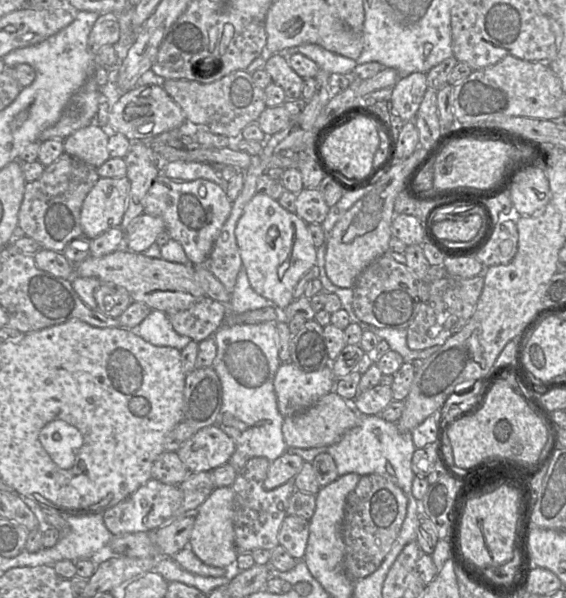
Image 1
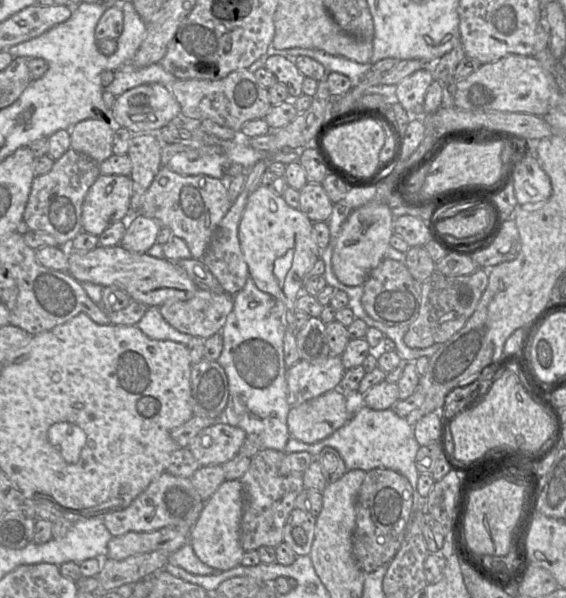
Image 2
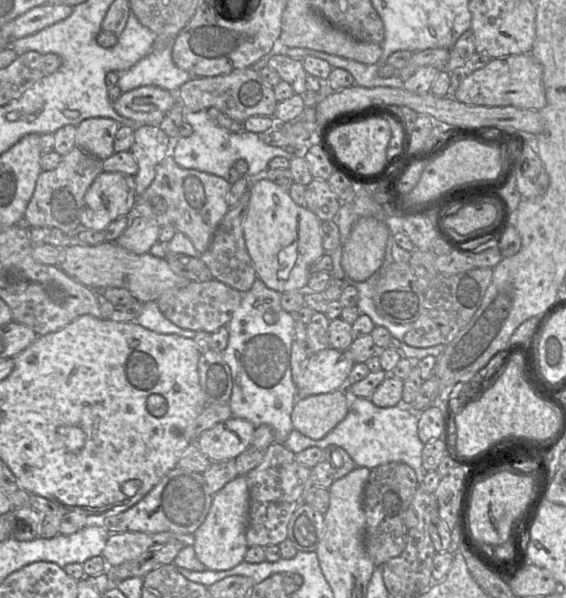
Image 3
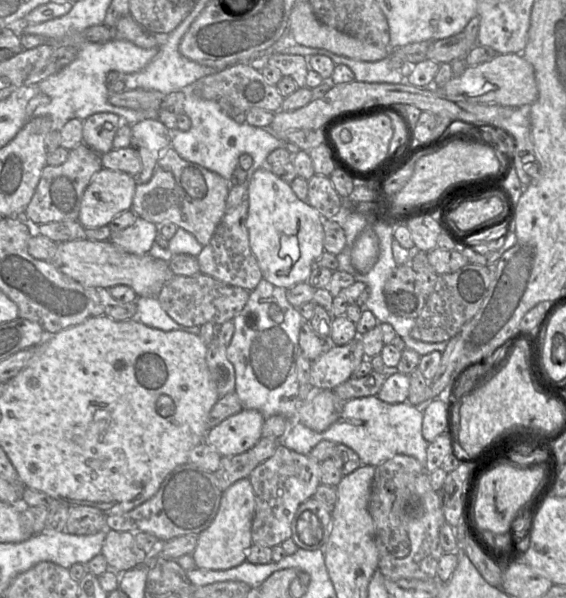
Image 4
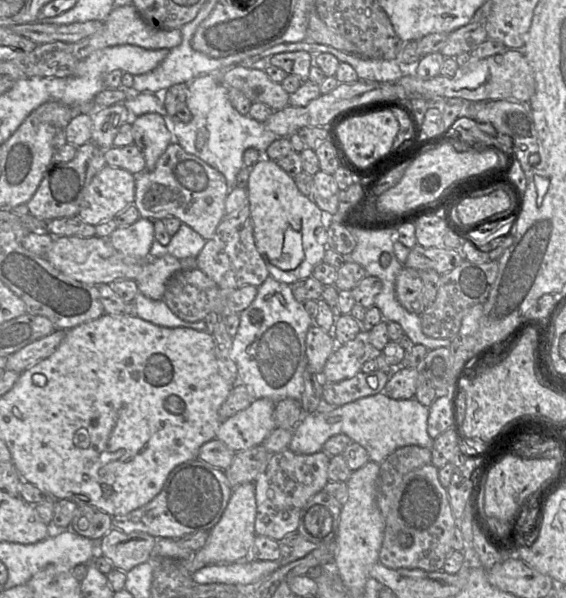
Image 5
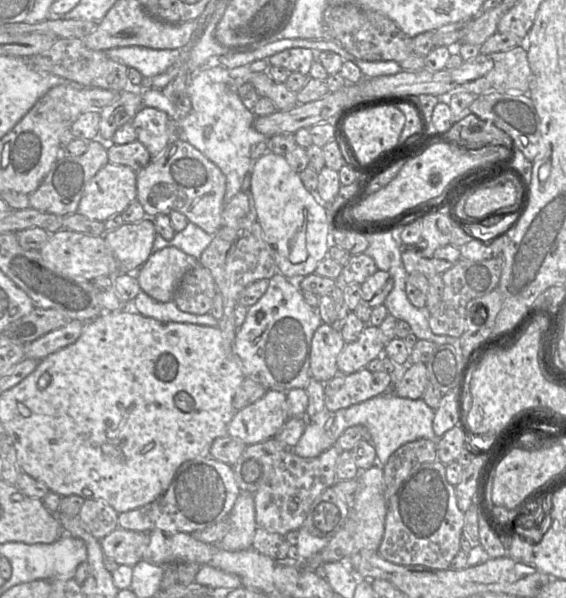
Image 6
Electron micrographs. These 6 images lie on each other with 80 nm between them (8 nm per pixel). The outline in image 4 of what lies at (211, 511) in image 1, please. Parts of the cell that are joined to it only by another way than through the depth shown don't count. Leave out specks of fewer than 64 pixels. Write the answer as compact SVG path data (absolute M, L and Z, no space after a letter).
M248 478L236 481L223 491L220 507L216 517L208 528L198 534L197 545L192 555L196 568L210 570L227 570L240 565L246 561L248 551L253 545L251 538L251 527L255 512L255 497L251 482Z

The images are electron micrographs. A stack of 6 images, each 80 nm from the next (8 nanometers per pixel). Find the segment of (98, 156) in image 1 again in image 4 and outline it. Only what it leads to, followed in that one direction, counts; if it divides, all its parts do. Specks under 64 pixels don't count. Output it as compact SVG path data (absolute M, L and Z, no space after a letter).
M95 113L84 120L83 143L99 154L113 150L113 140L118 129L127 124L117 114Z

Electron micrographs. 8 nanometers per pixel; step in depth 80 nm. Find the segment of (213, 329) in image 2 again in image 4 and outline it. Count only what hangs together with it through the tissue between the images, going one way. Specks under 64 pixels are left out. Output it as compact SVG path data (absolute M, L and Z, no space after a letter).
M200 272L194 276L172 276L156 298L162 309L178 324L201 327L206 323L220 326L233 320L243 310L249 296L250 291L244 288L226 284Z

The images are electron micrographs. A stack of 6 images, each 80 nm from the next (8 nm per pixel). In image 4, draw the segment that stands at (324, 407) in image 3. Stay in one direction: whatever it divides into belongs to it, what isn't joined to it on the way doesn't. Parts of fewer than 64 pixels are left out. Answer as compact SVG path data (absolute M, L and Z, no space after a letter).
M313 388L298 408L298 420L315 432L323 432L339 420L345 402L333 390Z

